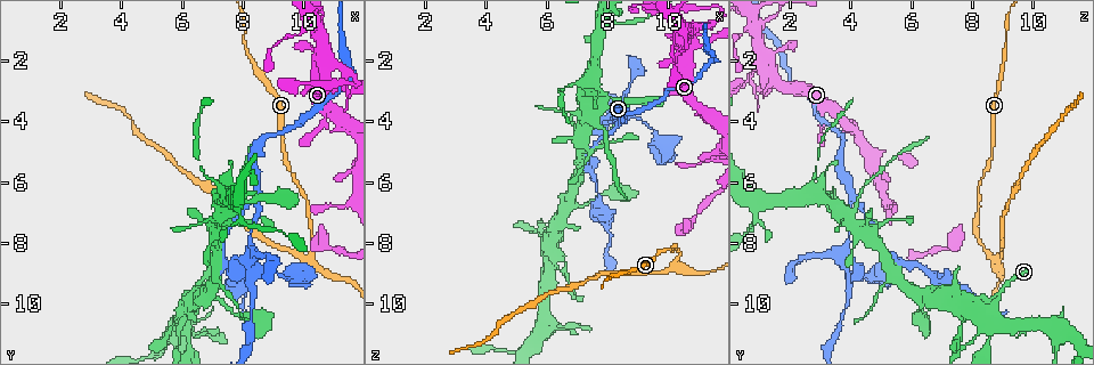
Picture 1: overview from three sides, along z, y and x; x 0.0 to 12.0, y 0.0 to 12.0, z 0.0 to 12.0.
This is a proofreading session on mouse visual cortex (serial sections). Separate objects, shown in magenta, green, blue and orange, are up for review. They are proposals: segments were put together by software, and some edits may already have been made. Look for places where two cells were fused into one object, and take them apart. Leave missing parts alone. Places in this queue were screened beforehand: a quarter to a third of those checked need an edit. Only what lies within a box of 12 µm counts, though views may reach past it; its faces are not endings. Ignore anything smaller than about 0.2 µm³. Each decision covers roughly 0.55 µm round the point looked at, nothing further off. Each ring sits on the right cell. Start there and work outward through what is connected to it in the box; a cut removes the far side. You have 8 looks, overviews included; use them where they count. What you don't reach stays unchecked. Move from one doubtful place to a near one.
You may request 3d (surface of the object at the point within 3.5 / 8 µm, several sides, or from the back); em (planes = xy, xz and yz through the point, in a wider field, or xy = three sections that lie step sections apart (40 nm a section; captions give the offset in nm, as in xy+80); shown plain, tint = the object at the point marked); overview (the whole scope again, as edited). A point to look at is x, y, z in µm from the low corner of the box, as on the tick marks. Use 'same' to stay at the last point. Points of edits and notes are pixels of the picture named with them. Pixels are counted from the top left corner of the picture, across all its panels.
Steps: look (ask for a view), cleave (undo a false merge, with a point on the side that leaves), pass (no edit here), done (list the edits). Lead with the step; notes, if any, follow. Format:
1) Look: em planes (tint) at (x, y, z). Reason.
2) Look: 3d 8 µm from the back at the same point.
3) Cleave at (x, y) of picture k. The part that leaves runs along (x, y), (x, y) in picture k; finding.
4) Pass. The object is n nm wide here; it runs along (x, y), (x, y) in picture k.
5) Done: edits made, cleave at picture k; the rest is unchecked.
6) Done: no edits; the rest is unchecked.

Look: 3d 3.5 µm at (8.5, 6.5, 4.1). Arms part here.

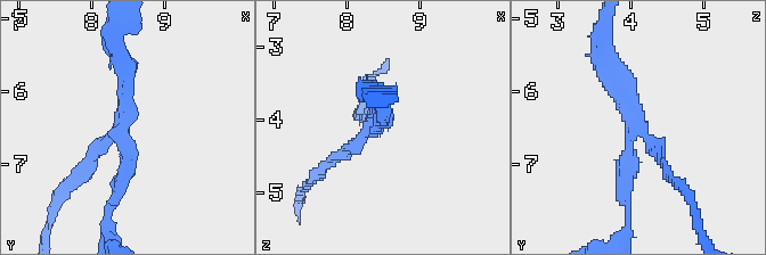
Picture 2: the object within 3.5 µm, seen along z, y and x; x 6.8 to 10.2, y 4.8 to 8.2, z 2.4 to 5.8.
Look: em xy step 2 (tint) at (8.40, 6.45, 4.05). Now the EM.

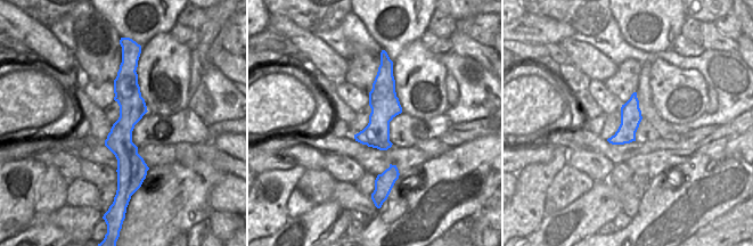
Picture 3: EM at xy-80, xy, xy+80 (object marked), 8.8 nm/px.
Pass. It runs along (124, 64), (120, 182) in picture 3; one cell here.

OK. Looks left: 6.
Look: 3d 3.5 µm from the back at (6.6, 9.7, 8.9). Sudden change in width.

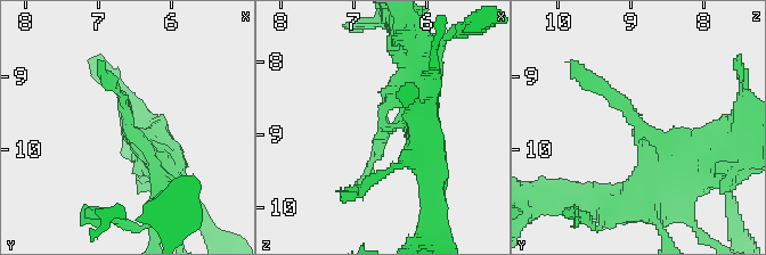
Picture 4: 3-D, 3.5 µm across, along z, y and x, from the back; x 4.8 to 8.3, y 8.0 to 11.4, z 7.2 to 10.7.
Look: em xy step 2 (tint) at (6.55, 9.70, 8.85).

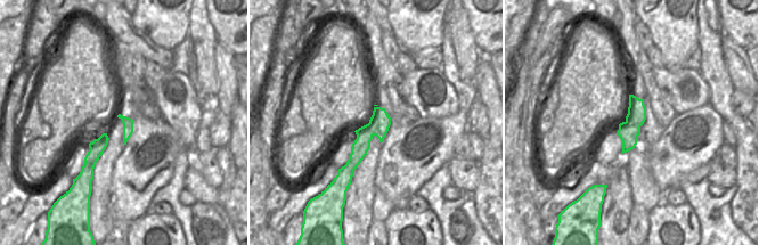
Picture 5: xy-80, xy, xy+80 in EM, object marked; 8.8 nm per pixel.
Pass. It runs along (382, 111), (354, 160), (341, 172) in picture 5; continuous, no second cell.

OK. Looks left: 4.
Look: 3d 3.5 µm at (8.4, 9.0, 3.9). Sharp bend.

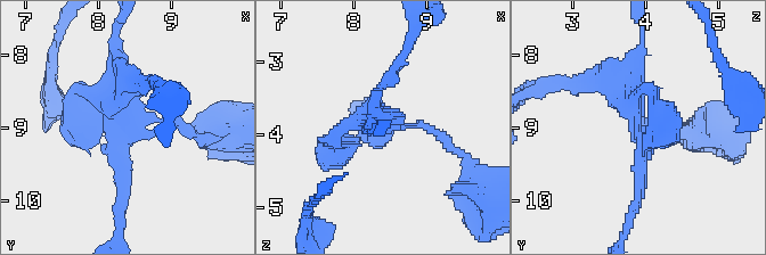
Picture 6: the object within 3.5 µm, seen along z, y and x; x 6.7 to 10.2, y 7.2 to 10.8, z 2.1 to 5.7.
Look: em xy step 3 (tint) at (8.45, 9.05, 3.90). 3 arms meet here; the arms are 100, 200, 300 nm wide; need the tissue.

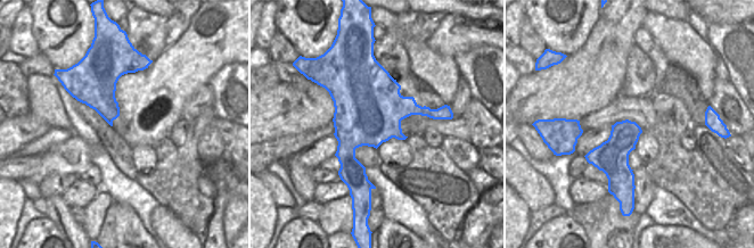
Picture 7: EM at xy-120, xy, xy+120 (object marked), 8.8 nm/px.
Look: em planes (tint) at the same point. Cut it another way.

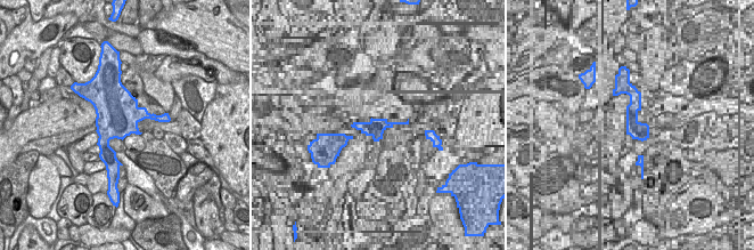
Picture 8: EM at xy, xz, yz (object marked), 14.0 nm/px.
Pass. It runs along (115, 60), (129, 131), (192, 134) in picture 6; continuous, no second cell.

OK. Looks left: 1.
Done: no edits; the rest is unchecked.

